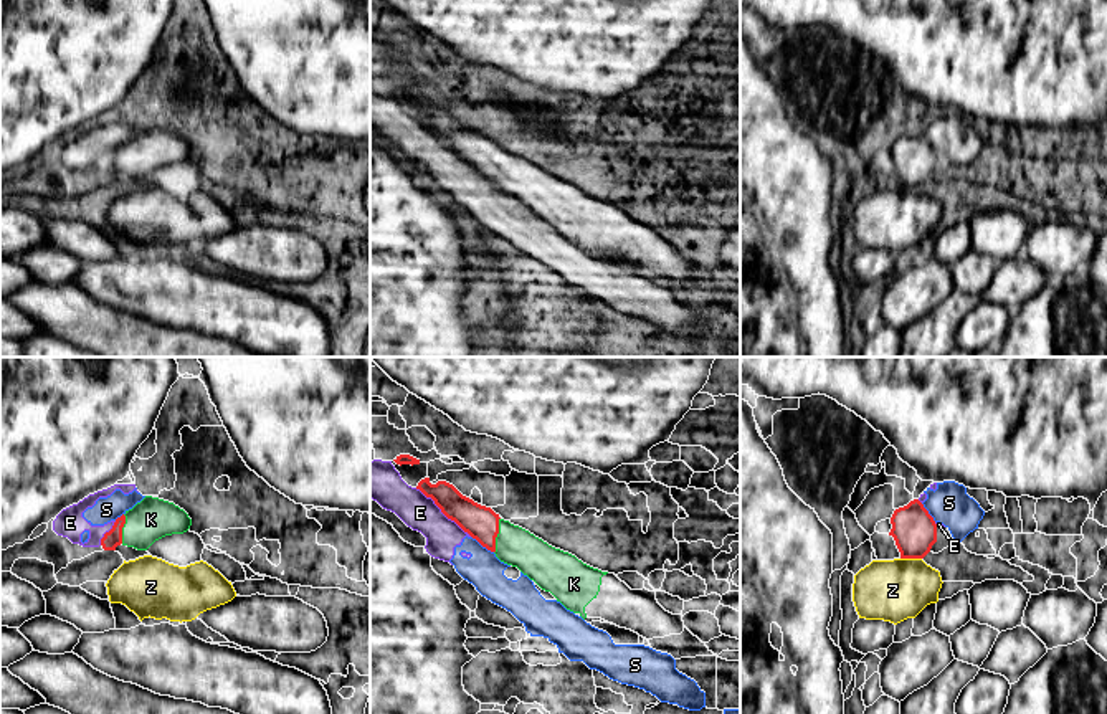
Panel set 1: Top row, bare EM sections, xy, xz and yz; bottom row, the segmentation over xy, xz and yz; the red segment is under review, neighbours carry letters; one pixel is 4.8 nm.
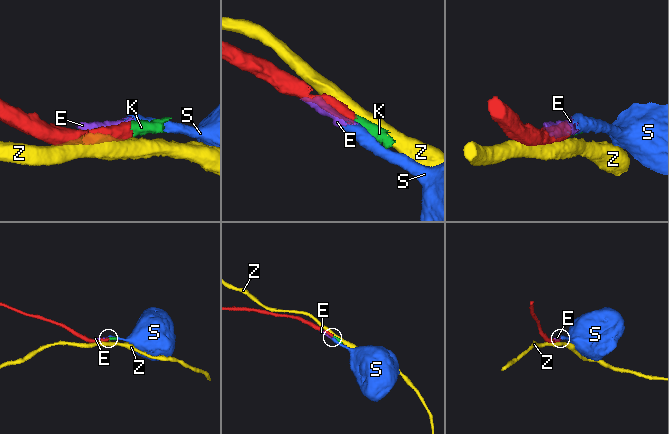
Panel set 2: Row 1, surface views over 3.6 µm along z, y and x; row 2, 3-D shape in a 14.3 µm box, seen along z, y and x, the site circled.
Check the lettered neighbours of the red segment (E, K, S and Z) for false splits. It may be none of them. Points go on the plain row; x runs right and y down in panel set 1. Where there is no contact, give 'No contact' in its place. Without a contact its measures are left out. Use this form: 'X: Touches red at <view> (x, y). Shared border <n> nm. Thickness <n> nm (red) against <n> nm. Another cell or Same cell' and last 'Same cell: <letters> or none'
E: Touches red at xz (443, 142). Shared border 360 nm. Thickness 170 nm (red) against 170 nm. Another cell
K: Touches red at xz (496, 166). Shared border 180 nm. Thickness 170 nm (red) against 190 nm. Same cell
S: Touches red at xz (483, 176). Shared border 140 nm. Thickness 170 nm (red) against 180 nm. Another cell
Z: Touches red at yz (911, 187). Shared border 100 nm. Thickness 220 nm (red) against 300 nm. Another cell
Same cell: K

